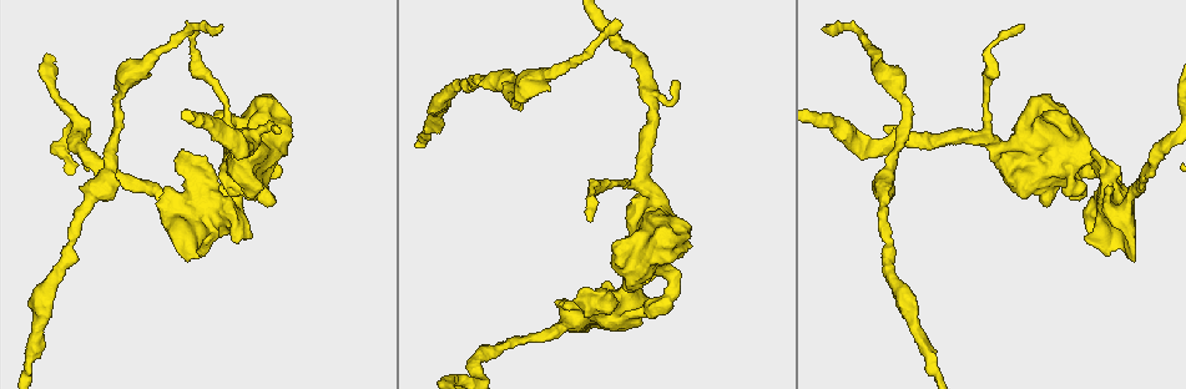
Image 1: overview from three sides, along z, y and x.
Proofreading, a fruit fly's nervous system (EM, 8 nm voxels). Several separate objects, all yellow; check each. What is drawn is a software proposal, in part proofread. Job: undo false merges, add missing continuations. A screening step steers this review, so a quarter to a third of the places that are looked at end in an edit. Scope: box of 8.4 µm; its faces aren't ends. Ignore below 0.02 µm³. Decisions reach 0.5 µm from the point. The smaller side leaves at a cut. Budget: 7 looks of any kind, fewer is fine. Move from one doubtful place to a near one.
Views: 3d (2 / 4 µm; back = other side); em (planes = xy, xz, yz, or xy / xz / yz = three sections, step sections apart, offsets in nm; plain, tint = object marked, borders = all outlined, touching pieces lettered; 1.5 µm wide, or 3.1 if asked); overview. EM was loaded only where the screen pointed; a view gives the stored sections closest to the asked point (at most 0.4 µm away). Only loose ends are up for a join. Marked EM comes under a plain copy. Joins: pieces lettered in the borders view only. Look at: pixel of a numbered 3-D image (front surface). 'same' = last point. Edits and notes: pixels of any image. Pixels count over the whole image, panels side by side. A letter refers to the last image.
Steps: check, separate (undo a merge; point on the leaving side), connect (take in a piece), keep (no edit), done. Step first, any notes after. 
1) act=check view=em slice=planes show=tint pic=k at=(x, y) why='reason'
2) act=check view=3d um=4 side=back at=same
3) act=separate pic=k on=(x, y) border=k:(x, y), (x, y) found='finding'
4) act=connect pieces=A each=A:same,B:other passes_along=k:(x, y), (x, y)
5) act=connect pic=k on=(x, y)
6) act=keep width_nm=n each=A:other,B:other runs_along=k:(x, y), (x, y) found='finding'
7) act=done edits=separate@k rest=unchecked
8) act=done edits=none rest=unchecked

act=check view=em slice=planes show=tint pic=1 at=(620, 22) why='free end'

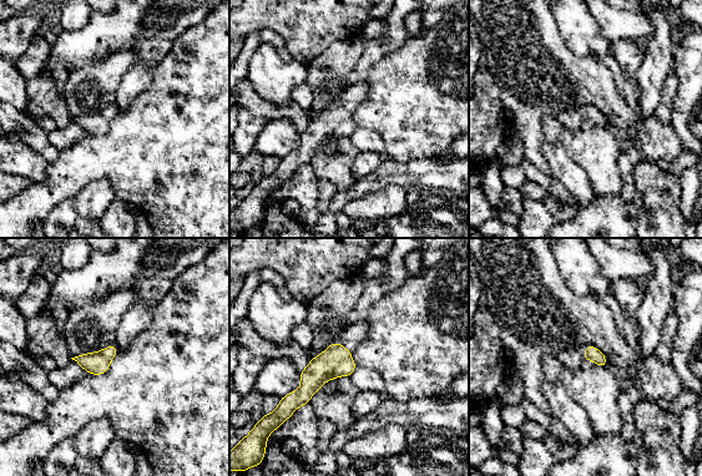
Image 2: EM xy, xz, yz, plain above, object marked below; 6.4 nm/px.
act=check view=em slice=planes show=borders at=same why='see the neighbours'

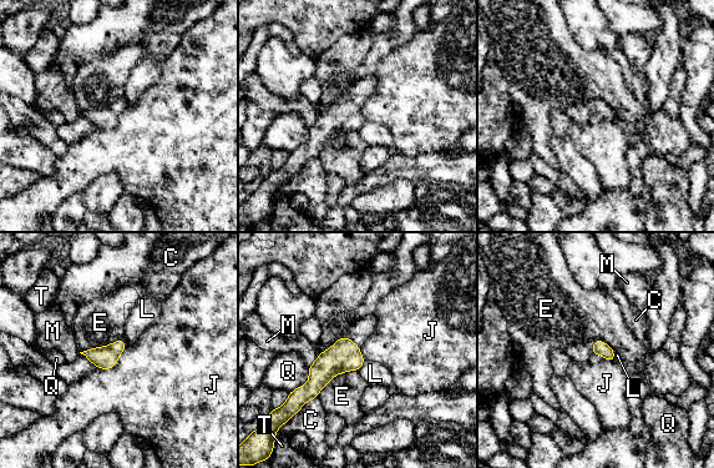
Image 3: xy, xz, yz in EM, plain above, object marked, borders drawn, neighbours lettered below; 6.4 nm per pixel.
act=keep width_nm=90 each=C:other,E:other,J:other,L:other,M:other,Q:other,T:other border=3:(126, 345), (114, 366), (97, 368) found='no lettered piece goes on from it'

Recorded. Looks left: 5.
act=check view=em slice=xy step=4 show=borders pic=1 at=(116, 97) why='sudden change in width'

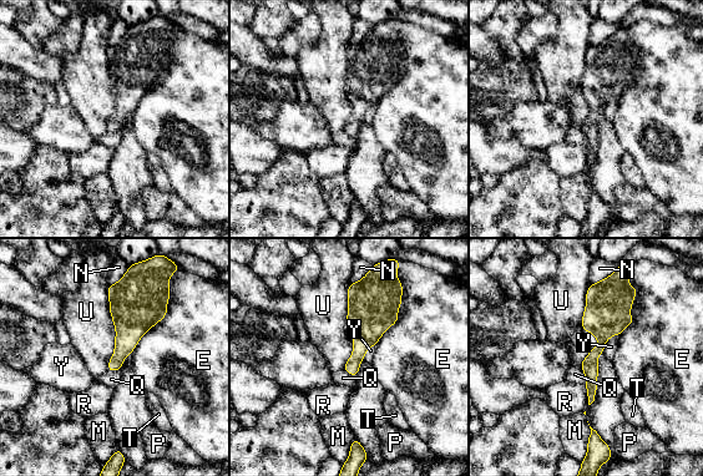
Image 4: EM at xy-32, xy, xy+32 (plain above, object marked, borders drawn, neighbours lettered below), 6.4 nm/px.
act=keep longest_contact=U:550nm each=E:other,M:other,N:other,P:other,Q:other,R:other,T:other,U:other,Y:other runs_along=4:(606, 285), (591, 398) found='one cell here'

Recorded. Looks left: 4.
act=check view=3d um=2 pic=1 at=(1113, 194) why='thick end'

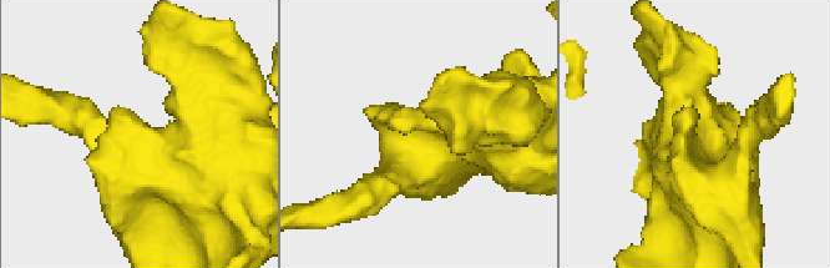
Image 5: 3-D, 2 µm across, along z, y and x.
act=check view=em slice=planes show=borders pic=5 at=(108, 127)

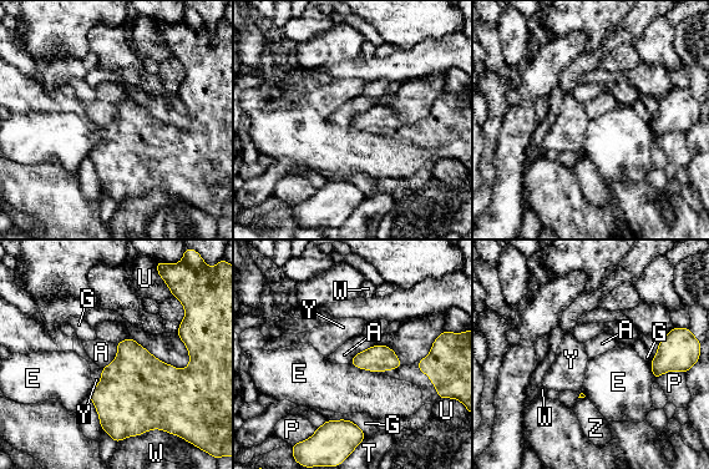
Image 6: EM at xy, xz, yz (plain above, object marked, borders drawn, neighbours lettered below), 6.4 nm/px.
act=keep each=A:other,E:other,G:other,P:other,T:other,U:other,W:other,Y:other,Z:other border=6:(386, 344), (358, 352), (350, 363) found='no lettered piece goes on from it'

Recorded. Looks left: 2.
act=done edits=none rest=unchecked

